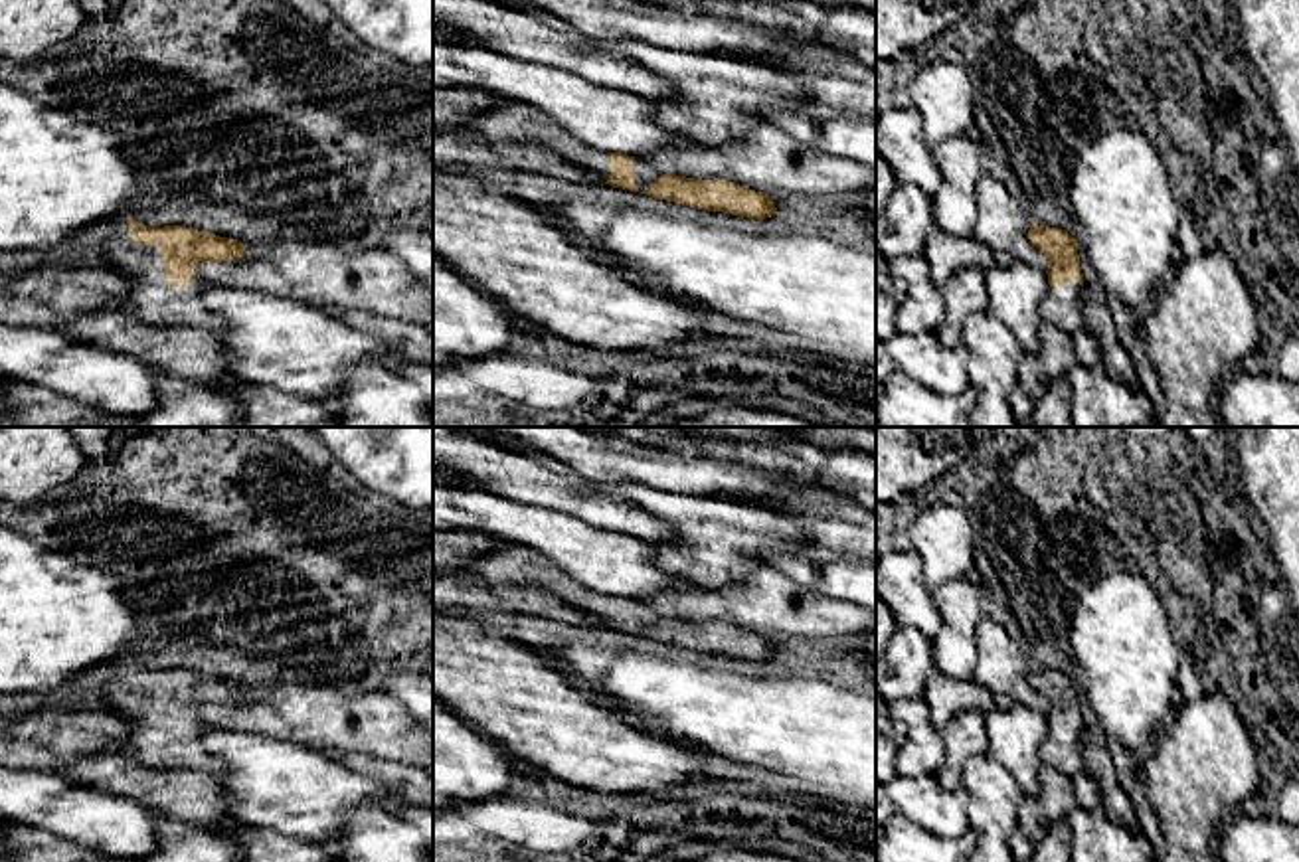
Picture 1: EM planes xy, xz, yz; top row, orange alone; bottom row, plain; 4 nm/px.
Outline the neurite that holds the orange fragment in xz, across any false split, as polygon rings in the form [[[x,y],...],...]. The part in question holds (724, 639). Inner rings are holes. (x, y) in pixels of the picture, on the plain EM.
[[[510,544],[502,552],[475,558],[457,575],[465,581],[514,583],[544,591],[611,631],[641,635],[654,643],[749,662],[779,658],[773,639],[728,623],[662,617],[643,601],[603,595],[567,577],[552,560],[524,546]]]

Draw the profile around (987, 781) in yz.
[[[987,753],[971,755],[963,763],[963,789],[977,836],[971,862],[1014,862],[1008,834],[1018,826],[1018,807],[1024,799],[1016,779]]]

